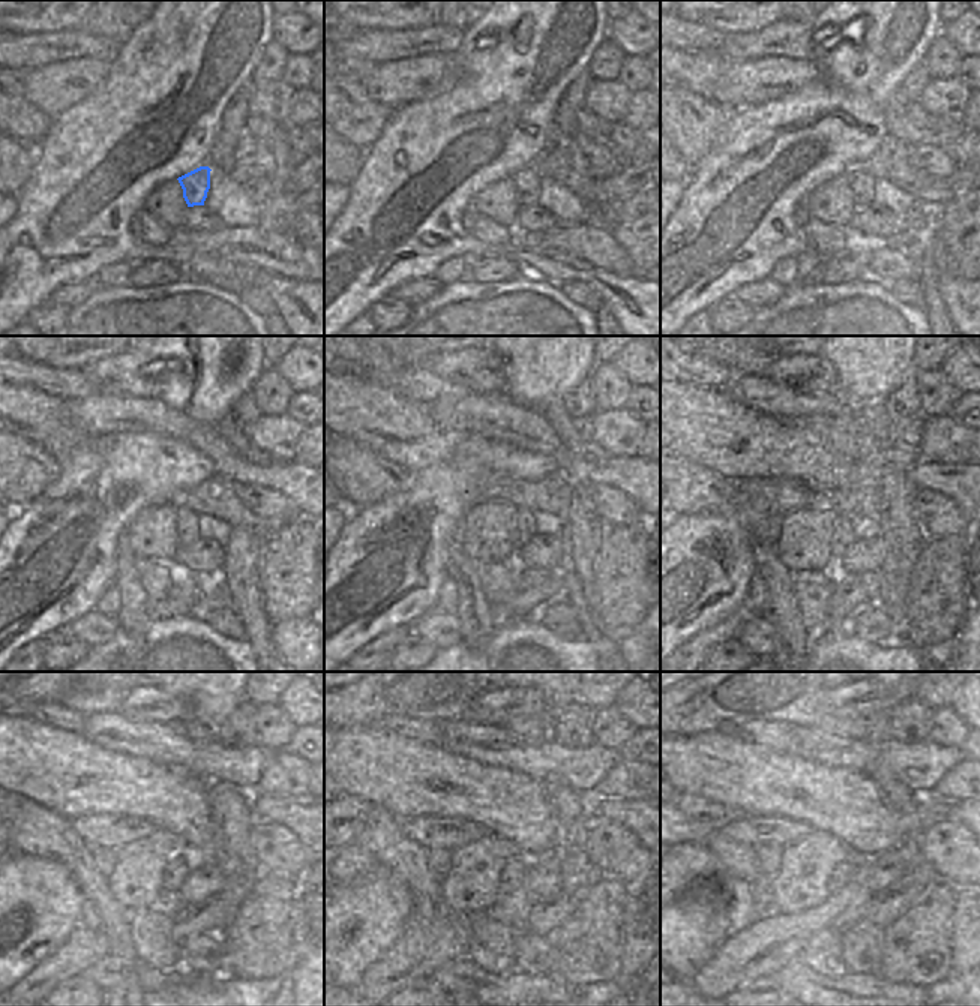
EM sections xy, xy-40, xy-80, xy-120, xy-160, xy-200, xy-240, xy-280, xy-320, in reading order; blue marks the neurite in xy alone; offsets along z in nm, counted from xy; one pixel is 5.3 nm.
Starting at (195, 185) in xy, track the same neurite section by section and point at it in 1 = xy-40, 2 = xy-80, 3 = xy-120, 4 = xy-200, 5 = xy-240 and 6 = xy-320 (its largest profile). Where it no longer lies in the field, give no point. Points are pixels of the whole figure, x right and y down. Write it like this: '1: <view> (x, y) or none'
1: xy-40 (527, 180)
2: xy-80 (860, 182)
3: xy-120 (186, 519)
4: xy-200 (848, 529)
5: xy-240 (177, 870)
6: xy-320 (842, 874)

